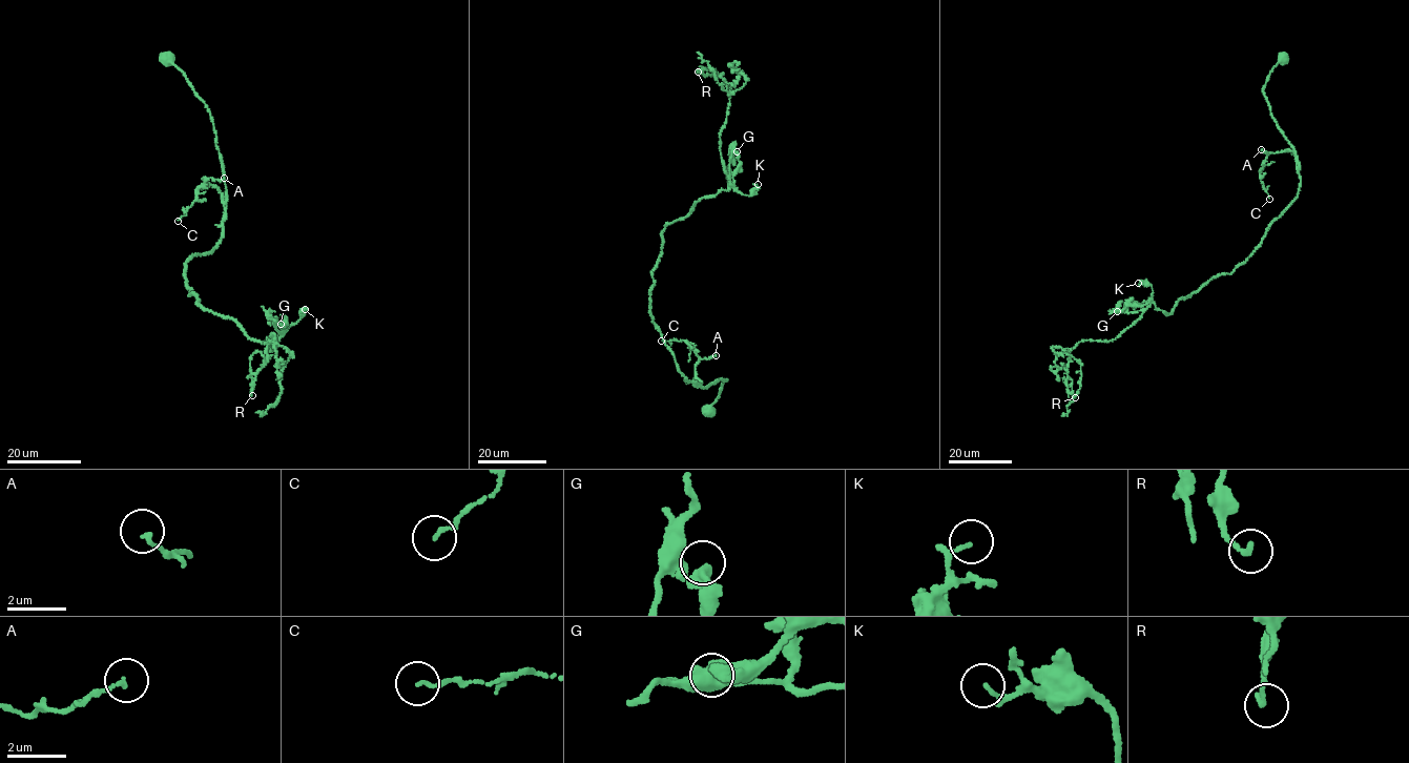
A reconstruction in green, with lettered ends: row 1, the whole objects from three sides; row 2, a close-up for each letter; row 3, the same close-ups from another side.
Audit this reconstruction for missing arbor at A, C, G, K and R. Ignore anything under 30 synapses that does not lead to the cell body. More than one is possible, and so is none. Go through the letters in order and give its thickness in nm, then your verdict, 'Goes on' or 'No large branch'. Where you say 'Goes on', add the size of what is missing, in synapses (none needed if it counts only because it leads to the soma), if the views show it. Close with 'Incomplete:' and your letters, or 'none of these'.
A: Thickness 140 nm. No large branch
C: Thickness 140 nm. No large branch
G: Thickness 440 nm. No large branch
K: Thickness 110 nm. No large branch
R: Thickness 190 nm. No large branch
Incomplete: none of these

